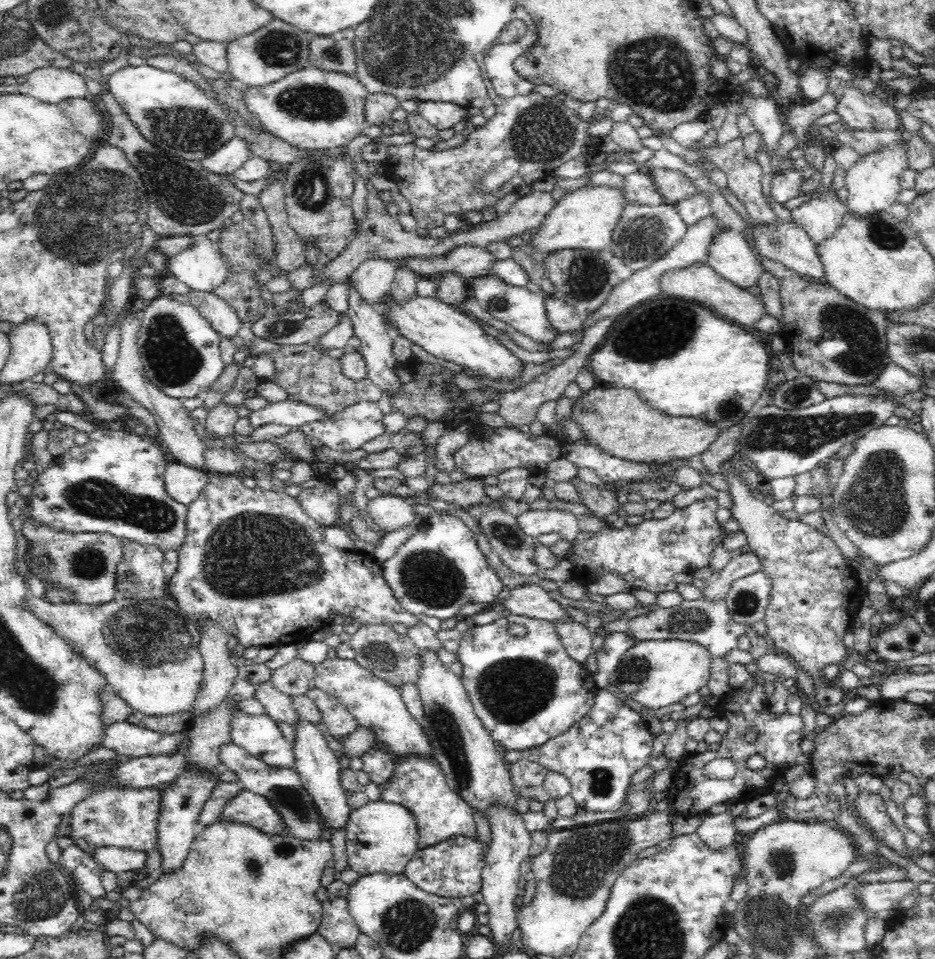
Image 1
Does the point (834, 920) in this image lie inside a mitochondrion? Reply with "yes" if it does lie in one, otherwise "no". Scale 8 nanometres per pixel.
yes

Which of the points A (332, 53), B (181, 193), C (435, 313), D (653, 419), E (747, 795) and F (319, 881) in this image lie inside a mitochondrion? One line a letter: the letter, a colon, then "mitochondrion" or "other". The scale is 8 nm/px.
A: mitochondrion
B: mitochondrion
C: other
D: other
E: other
F: other

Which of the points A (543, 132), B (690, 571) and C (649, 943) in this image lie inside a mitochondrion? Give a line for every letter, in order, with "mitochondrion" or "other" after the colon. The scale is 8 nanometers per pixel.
A: mitochondrion
B: other
C: mitochondrion

